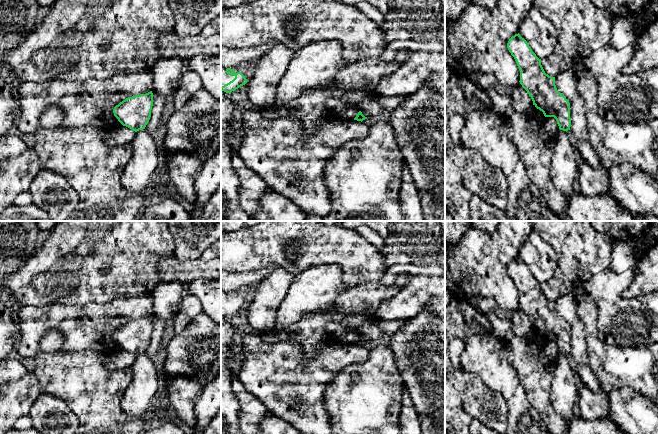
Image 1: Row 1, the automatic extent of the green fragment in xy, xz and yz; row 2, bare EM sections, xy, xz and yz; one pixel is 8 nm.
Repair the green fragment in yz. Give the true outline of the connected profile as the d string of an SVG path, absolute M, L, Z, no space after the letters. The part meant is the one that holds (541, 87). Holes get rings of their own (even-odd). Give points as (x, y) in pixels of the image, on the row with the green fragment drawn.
M519 33L509 39L507 48L520 70L519 82L531 97L533 105L545 117L554 117L560 130L570 130L570 103L558 92L555 77L545 73L541 59Z

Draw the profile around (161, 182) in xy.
M161 154L161 166L151 183L154 187L153 197L156 197L158 194L168 196L168 193L173 190L172 187L169 186L170 181L166 176L165 167L163 165L164 162L165 158Z

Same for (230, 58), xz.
M274 42L255 48L230 49L221 46L221 67L233 68L255 62L275 46Z

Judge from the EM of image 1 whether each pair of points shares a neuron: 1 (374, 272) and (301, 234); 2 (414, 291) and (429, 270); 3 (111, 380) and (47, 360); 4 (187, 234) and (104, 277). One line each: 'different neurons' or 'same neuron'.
1: same neuron
2: different neurons
3: same neuron
4: different neurons

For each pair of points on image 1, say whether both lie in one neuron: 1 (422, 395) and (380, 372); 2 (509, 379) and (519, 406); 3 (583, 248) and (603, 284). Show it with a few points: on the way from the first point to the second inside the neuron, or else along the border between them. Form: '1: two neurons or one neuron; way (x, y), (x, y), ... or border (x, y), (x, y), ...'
1: two neurons; border (395, 362), (404, 384)
2: one neuron; way (510, 386), (516, 395), (516, 399)
3: two neurons; border (609, 267), (594, 273), (581, 286)

